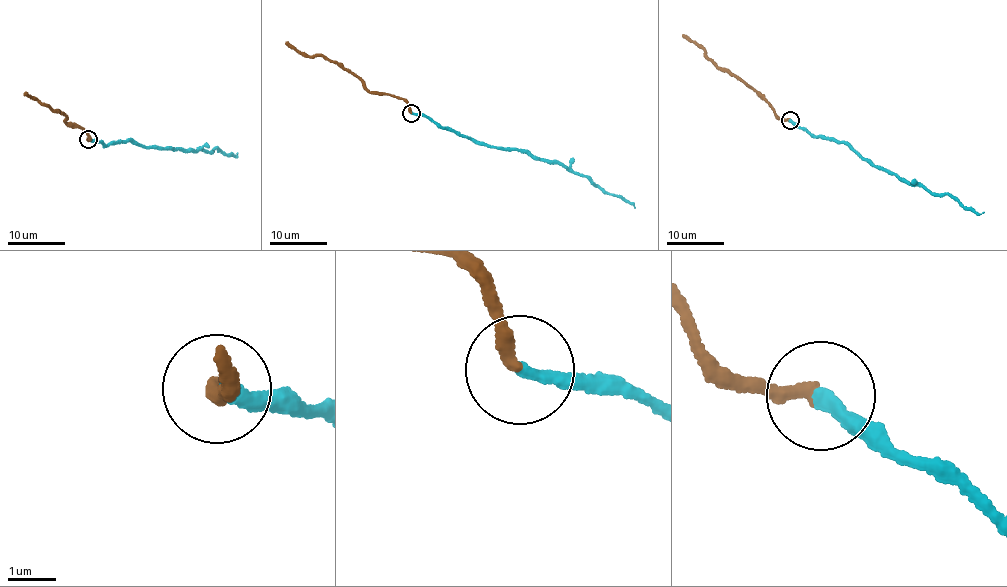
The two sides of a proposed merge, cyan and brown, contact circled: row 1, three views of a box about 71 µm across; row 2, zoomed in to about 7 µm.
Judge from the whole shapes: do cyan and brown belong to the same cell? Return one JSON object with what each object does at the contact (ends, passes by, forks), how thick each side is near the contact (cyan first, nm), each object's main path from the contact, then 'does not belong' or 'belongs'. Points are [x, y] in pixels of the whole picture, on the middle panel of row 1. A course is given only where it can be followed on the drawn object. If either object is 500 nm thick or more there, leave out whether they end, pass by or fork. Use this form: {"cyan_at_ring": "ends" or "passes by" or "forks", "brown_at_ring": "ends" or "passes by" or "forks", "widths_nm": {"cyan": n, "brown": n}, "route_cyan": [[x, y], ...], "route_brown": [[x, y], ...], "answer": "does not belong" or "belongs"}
{"cyan_at_ring": "ends", "brown_at_ring": "ends", "widths_nm": {"cyan": 300, "brown": 280}, "route_cyan": [[412, 113], [423, 114], [440, 125], [497, 149], [526, 149], [534, 157], [558, 161], [634, 208]], "route_brown": [[412, 112], [402, 98], [371, 92], [365, 83], [335, 62], [321, 55], [305, 55], [285, 42]], "answer": "belongs"}

